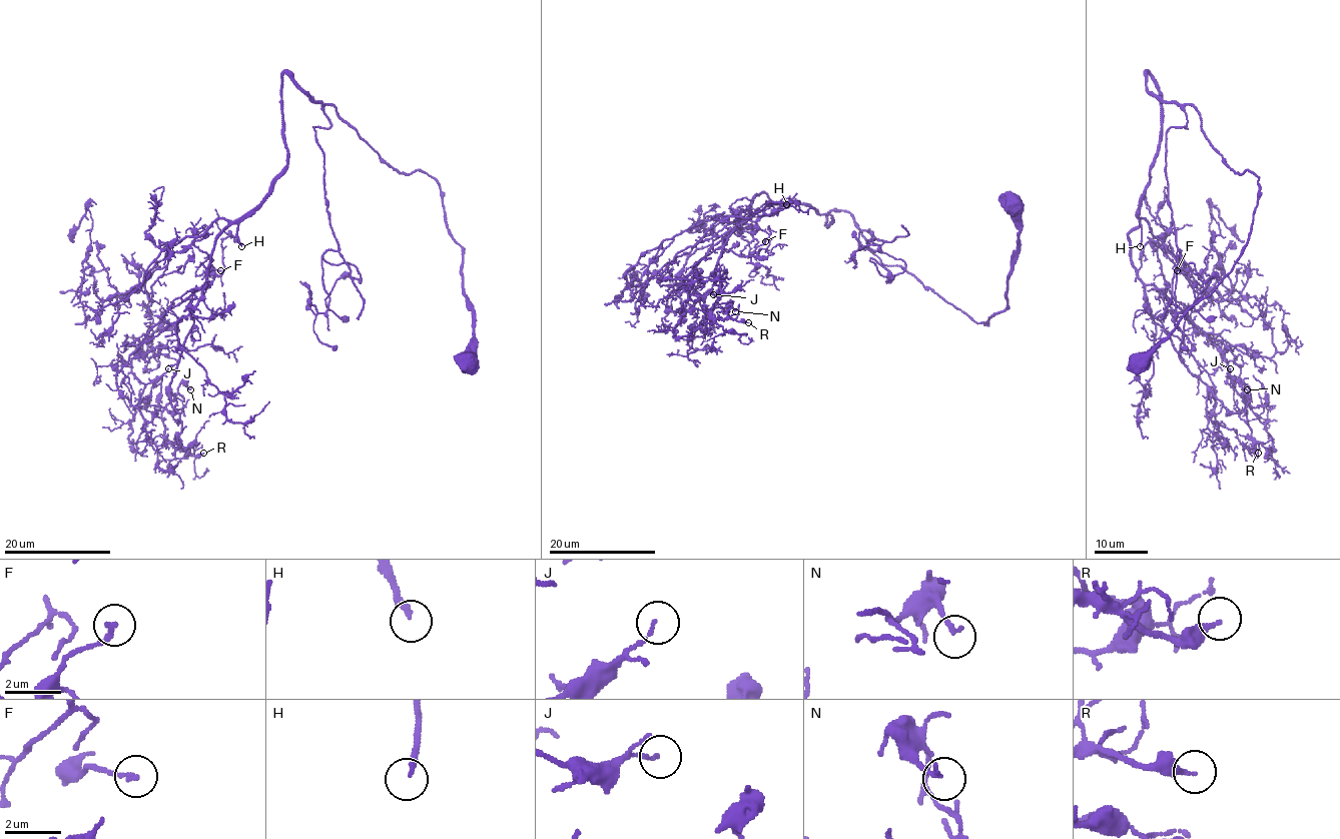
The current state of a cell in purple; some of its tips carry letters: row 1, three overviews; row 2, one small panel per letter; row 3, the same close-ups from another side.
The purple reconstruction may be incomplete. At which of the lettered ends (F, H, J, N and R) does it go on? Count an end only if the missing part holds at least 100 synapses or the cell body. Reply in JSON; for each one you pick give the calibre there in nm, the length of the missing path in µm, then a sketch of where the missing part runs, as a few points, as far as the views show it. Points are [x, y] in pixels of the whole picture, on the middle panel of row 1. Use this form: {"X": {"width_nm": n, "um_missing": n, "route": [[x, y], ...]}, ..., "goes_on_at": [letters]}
{"H": {"width_nm": 200, "um_missing": 80, "route": [[786, 204], [774, 197], [773, 209], [744, 241], [772, 254], [773, 278], [764, 295], [715, 308]]}, "goes_on_at": ["H"]}

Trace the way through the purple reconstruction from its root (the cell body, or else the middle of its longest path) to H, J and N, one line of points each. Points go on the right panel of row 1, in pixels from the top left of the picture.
H: (1140, 361), (1232, 269), (1259, 190), (1193, 105), (1148, 89), (1148, 72), (1161, 141), (1140, 246)
J: (1140, 361), (1232, 269), (1259, 190), (1148, 72), (1161, 141), (1133, 266), (1215, 345), (1228, 383), (1230, 368)
N: (1140, 361), (1232, 269), (1259, 190), (1148, 72), (1161, 141), (1133, 266), (1181, 361), (1231, 412), (1247, 389)

